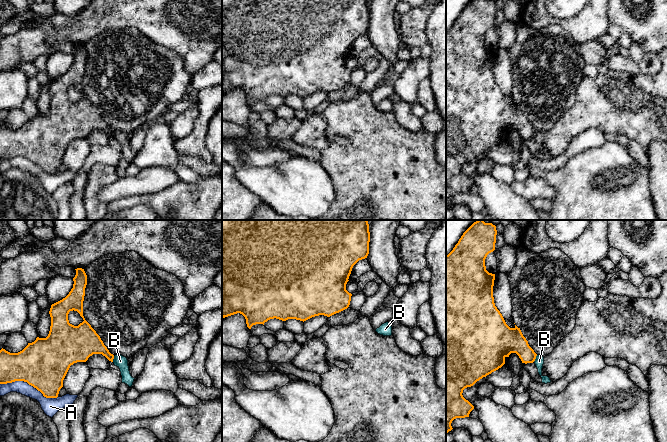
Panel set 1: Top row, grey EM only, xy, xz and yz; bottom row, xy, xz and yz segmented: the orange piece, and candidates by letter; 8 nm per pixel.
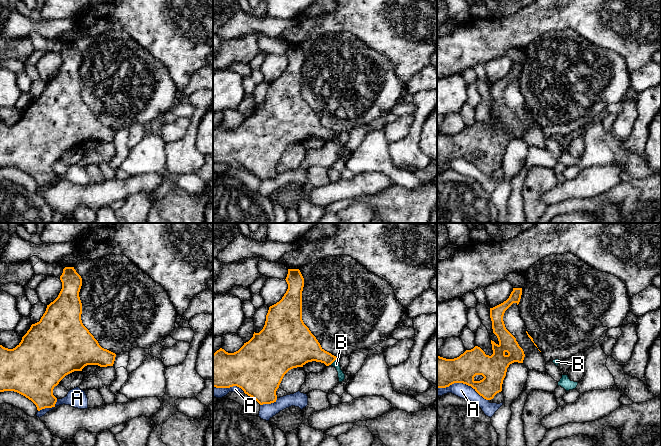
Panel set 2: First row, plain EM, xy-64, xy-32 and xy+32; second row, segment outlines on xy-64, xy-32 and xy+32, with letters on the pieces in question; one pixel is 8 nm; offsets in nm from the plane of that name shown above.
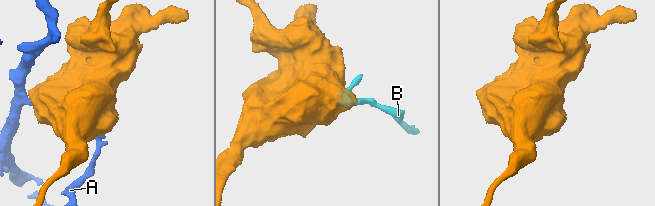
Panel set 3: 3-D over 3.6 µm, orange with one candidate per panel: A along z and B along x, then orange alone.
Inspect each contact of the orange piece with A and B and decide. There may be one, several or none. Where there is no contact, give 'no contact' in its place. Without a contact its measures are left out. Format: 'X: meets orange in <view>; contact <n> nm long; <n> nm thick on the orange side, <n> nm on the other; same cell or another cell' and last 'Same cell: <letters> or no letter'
A: meets orange in xy; contact 480 nm long; 400 nm thick on the orange side, 140 nm on the other; another cell
B: meets orange in yz; contact 70 nm long; 200 nm thick on the orange side, 80 nm on the other; another cell
Same cell: no letter

